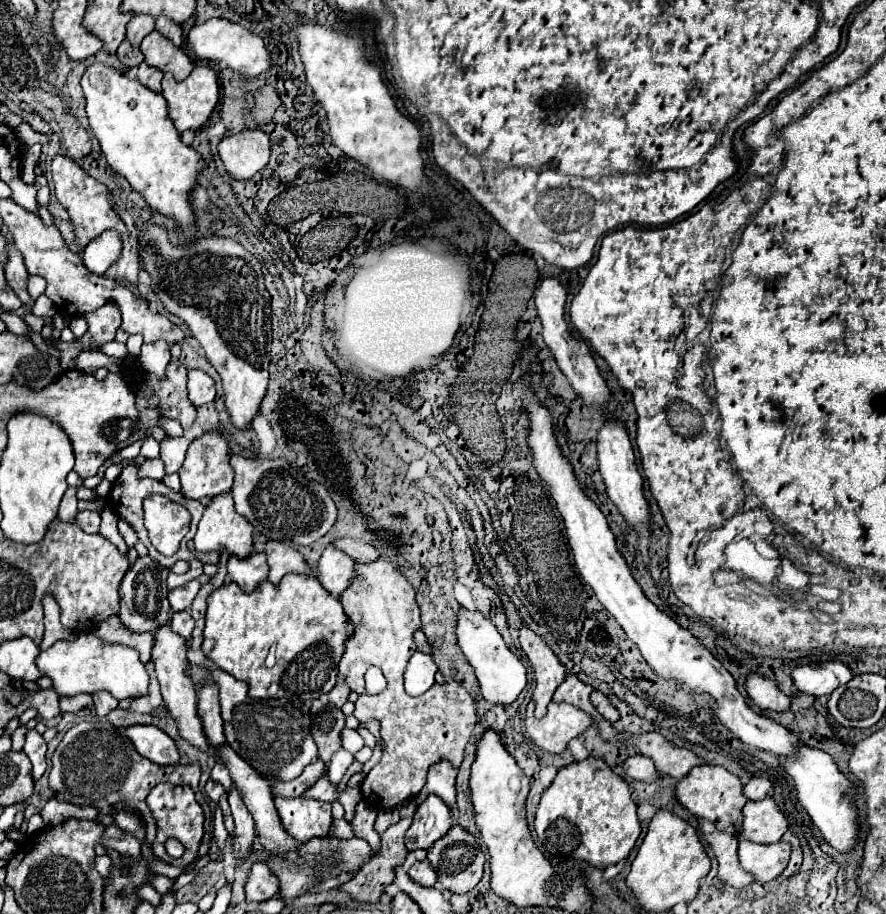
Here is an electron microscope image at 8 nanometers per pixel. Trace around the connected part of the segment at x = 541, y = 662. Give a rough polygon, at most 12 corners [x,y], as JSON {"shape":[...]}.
{"shape":[[527,625],[519,643],[535,671],[535,717],[547,713],[565,665]]}

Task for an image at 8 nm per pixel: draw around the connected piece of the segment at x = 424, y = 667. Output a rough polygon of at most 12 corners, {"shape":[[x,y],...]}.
{"shape":[[413,653],[405,669],[405,691],[423,695],[435,683],[431,655]]}

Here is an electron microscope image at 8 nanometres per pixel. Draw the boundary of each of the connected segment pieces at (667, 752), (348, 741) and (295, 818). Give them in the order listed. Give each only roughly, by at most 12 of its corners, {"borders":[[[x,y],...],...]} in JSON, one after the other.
{"borders":[[[661,733],[631,735],[657,771],[677,781],[703,765],[693,751],[673,745]],[[343,731],[343,749],[357,753],[363,747],[357,731]],[[275,797],[283,827],[299,843],[327,837],[331,803]]]}

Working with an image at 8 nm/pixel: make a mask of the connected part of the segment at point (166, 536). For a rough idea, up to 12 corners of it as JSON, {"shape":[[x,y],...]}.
{"shape":[[157,493],[143,501],[153,547],[175,555],[189,511]]}

